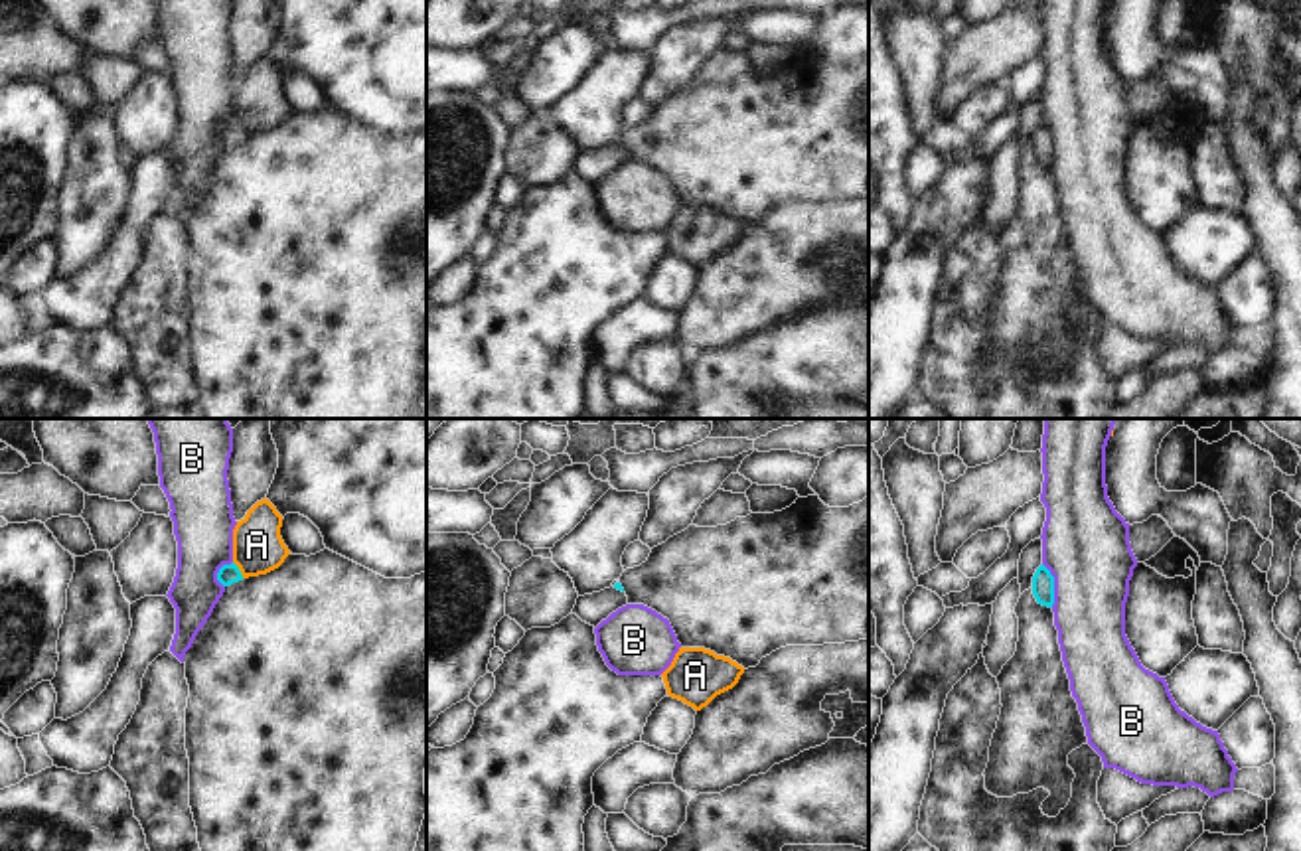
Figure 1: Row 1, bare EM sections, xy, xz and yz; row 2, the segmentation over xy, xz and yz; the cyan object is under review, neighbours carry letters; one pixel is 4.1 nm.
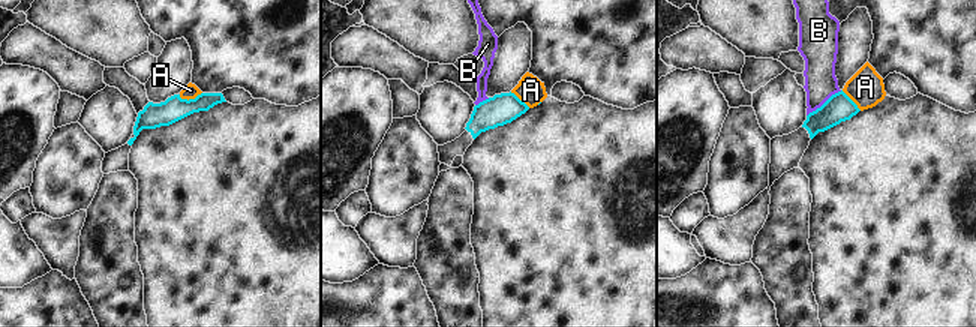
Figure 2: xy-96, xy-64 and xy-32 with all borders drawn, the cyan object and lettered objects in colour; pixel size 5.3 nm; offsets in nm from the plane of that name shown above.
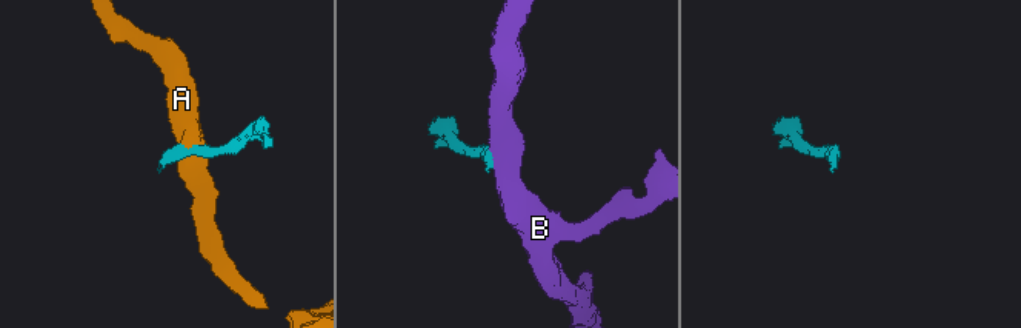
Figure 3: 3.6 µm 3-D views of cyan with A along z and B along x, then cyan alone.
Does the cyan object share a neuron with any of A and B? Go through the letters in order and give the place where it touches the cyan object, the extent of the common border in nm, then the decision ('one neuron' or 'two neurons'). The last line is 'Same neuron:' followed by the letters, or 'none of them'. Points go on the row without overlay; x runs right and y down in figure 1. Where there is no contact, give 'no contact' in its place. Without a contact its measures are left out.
A: xy (237, 127) | 80 nm | two neurons
B: yz (1053, 143) | 190 nm | two neurons
Same neuron: none of them

